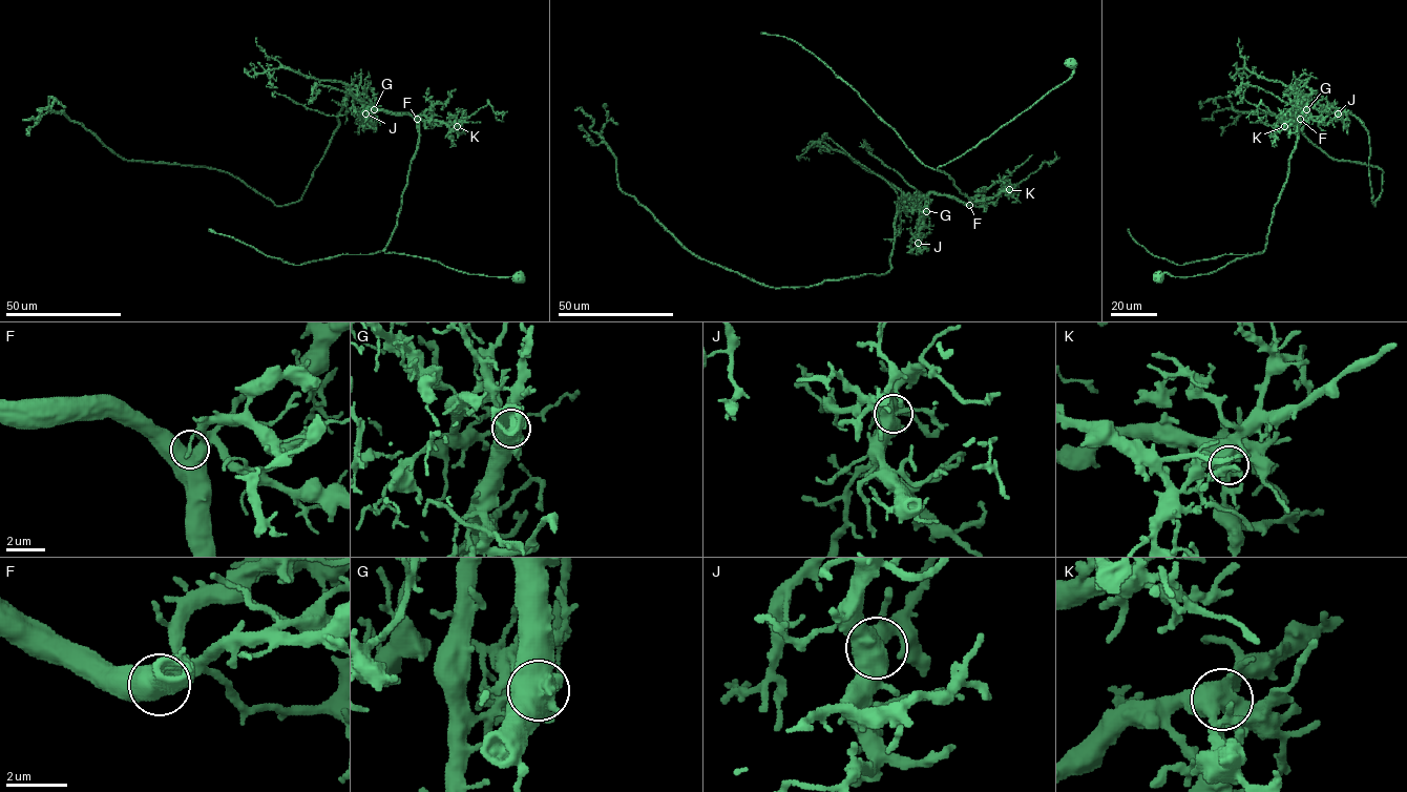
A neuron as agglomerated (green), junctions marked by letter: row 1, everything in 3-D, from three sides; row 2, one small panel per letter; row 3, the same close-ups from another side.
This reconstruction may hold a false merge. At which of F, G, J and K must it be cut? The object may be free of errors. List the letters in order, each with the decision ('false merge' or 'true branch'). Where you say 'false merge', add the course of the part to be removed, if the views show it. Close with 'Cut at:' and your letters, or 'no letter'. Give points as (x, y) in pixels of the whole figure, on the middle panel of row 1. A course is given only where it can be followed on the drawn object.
F: true branch
G: false merge | (925, 211), (900, 202), (885, 274), (762, 286), (693, 255), (625, 193), (610, 148), (575, 110)
J: true branch
K: true branch
Cut at: G

